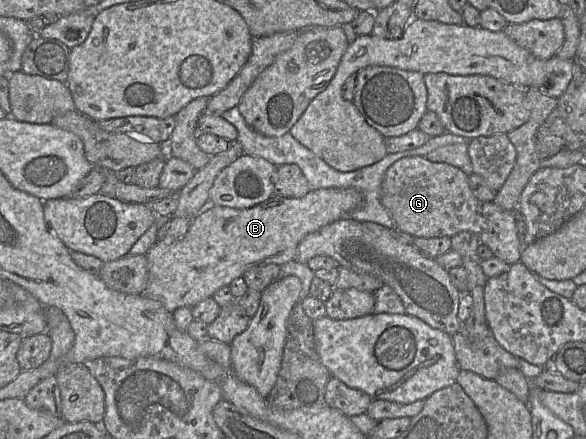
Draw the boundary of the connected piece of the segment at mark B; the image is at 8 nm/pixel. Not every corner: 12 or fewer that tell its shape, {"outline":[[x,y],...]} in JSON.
{"outline":[[355,188],[210,204],[146,253],[143,294],[193,308],[250,268],[296,260]]}

